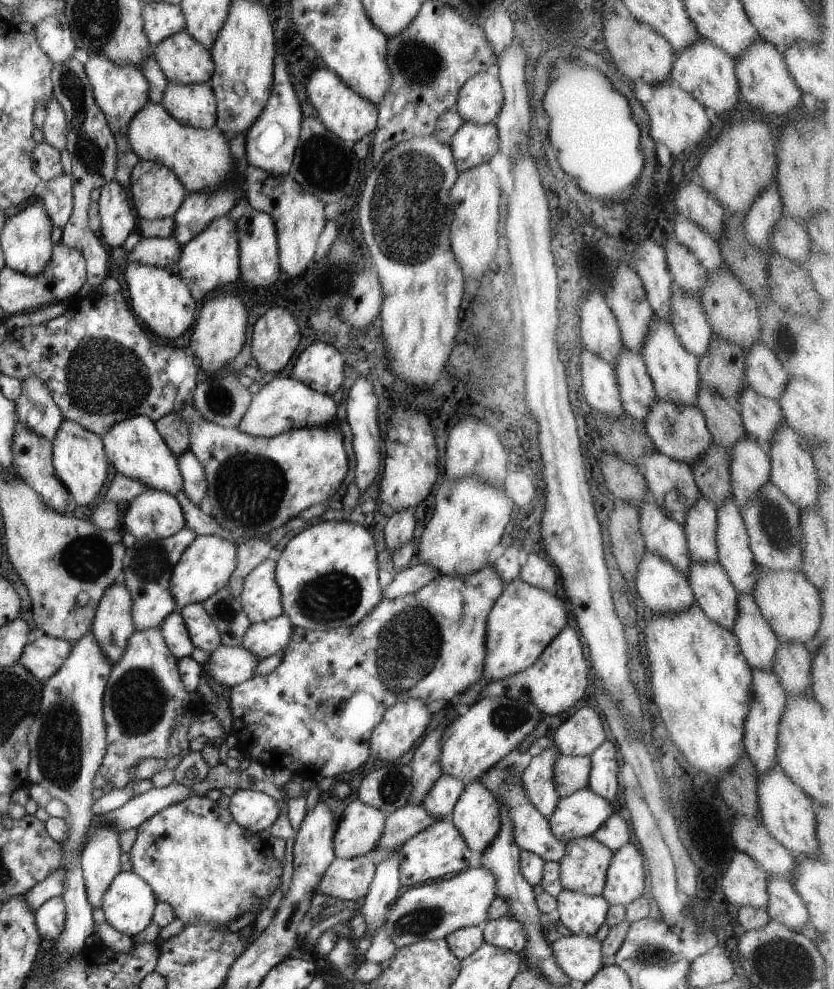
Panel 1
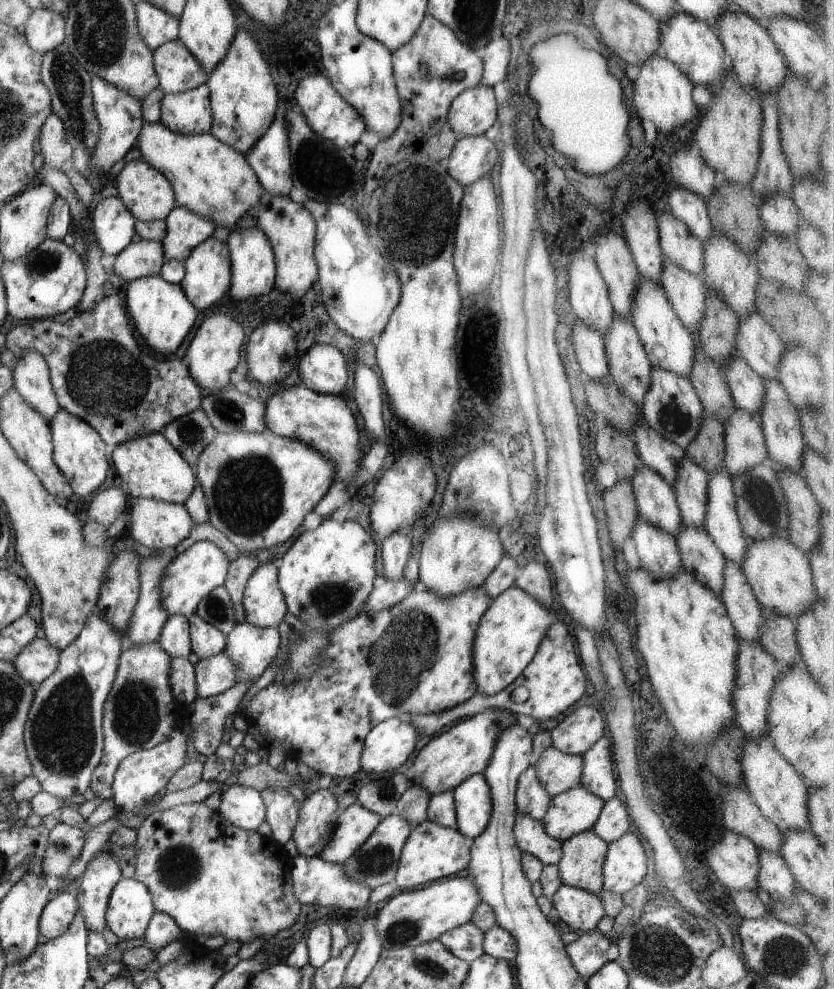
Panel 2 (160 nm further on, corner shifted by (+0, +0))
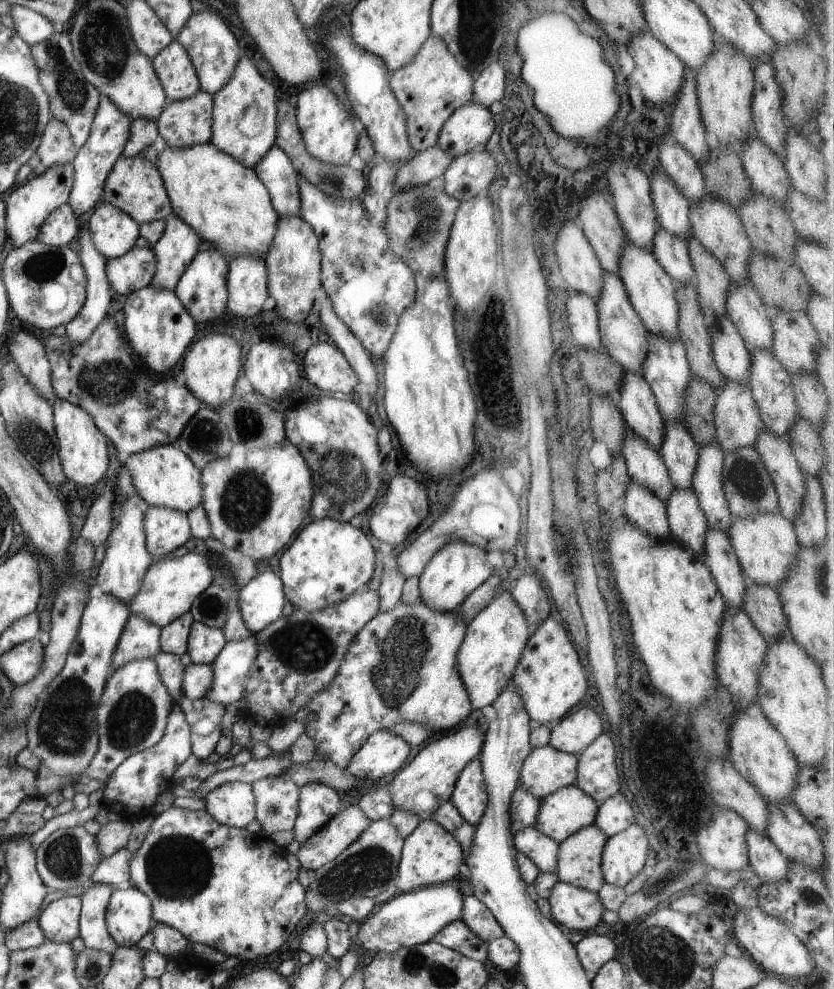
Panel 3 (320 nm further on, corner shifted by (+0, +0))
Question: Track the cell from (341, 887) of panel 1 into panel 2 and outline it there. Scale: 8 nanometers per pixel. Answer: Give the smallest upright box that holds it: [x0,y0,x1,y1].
[290,855,370,914]

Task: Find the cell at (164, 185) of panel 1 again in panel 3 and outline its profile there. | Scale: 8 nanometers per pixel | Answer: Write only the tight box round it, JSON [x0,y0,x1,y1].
[102,155,172,224]

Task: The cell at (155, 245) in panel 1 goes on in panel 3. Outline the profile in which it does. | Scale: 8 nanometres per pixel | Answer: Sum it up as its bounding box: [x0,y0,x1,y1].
[105,245,155,296]

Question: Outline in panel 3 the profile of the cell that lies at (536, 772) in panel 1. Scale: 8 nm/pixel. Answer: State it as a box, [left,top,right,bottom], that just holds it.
[510,783,540,834]

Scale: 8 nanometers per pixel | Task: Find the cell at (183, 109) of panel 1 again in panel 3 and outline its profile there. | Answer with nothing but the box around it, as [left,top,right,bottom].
[154,90,212,148]

